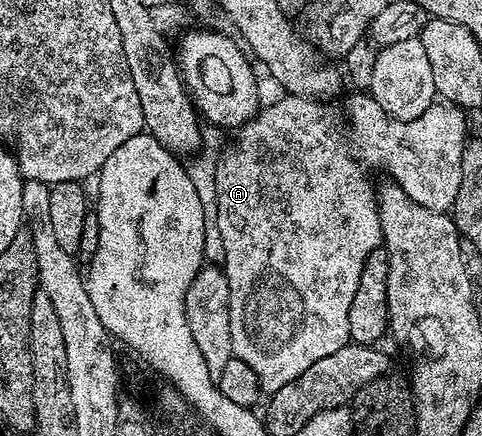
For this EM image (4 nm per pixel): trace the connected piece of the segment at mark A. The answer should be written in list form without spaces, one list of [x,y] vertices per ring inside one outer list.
[[[289,94],[282,99],[261,109],[258,115],[247,124],[237,129],[234,141],[213,161],[216,174],[216,210],[220,214],[220,239],[224,242],[224,271],[228,278],[230,291],[230,329],[232,330],[232,350],[234,356],[240,358],[256,374],[263,393],[273,394],[280,386],[288,386],[308,366],[320,362],[320,358],[328,358],[328,354],[336,354],[345,344],[351,343],[348,330],[348,310],[352,306],[352,298],[356,294],[356,286],[360,284],[360,270],[364,270],[364,262],[368,254],[372,254],[382,244],[382,227],[378,217],[376,188],[366,181],[366,172],[360,161],[354,157],[346,136],[334,116],[325,108],[325,103],[317,99]]]

